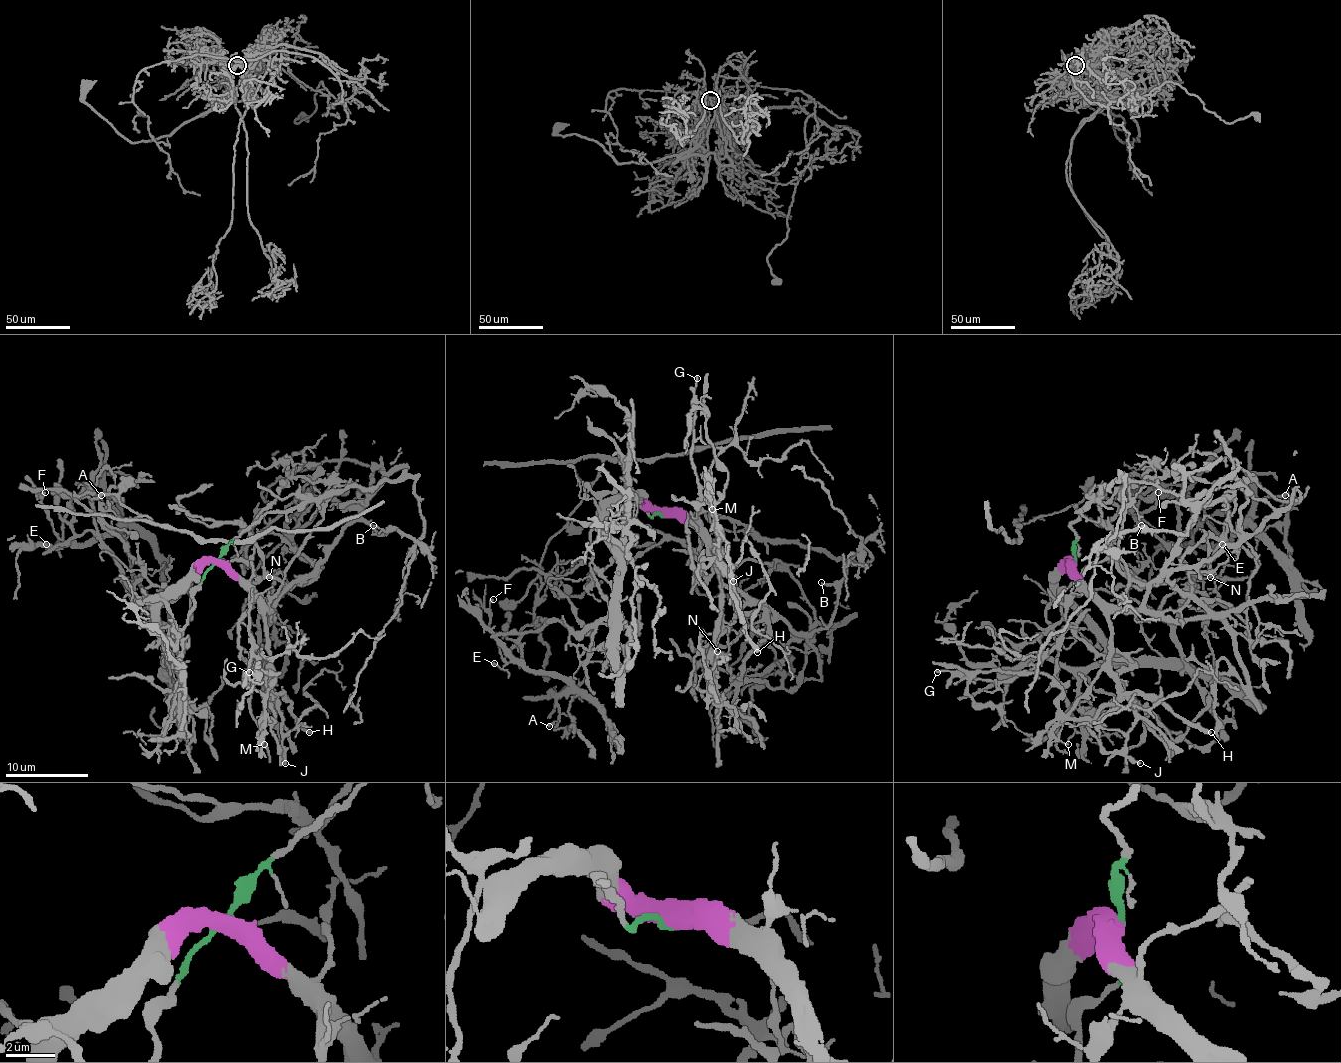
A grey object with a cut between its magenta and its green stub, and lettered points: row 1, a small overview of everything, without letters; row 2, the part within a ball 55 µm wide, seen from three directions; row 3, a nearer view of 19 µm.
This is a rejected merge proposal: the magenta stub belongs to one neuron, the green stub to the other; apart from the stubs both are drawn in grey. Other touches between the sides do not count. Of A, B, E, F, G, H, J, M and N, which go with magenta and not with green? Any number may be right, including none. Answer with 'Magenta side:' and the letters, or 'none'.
Magenta side: A, B, E, F, G, H, J, M, N

